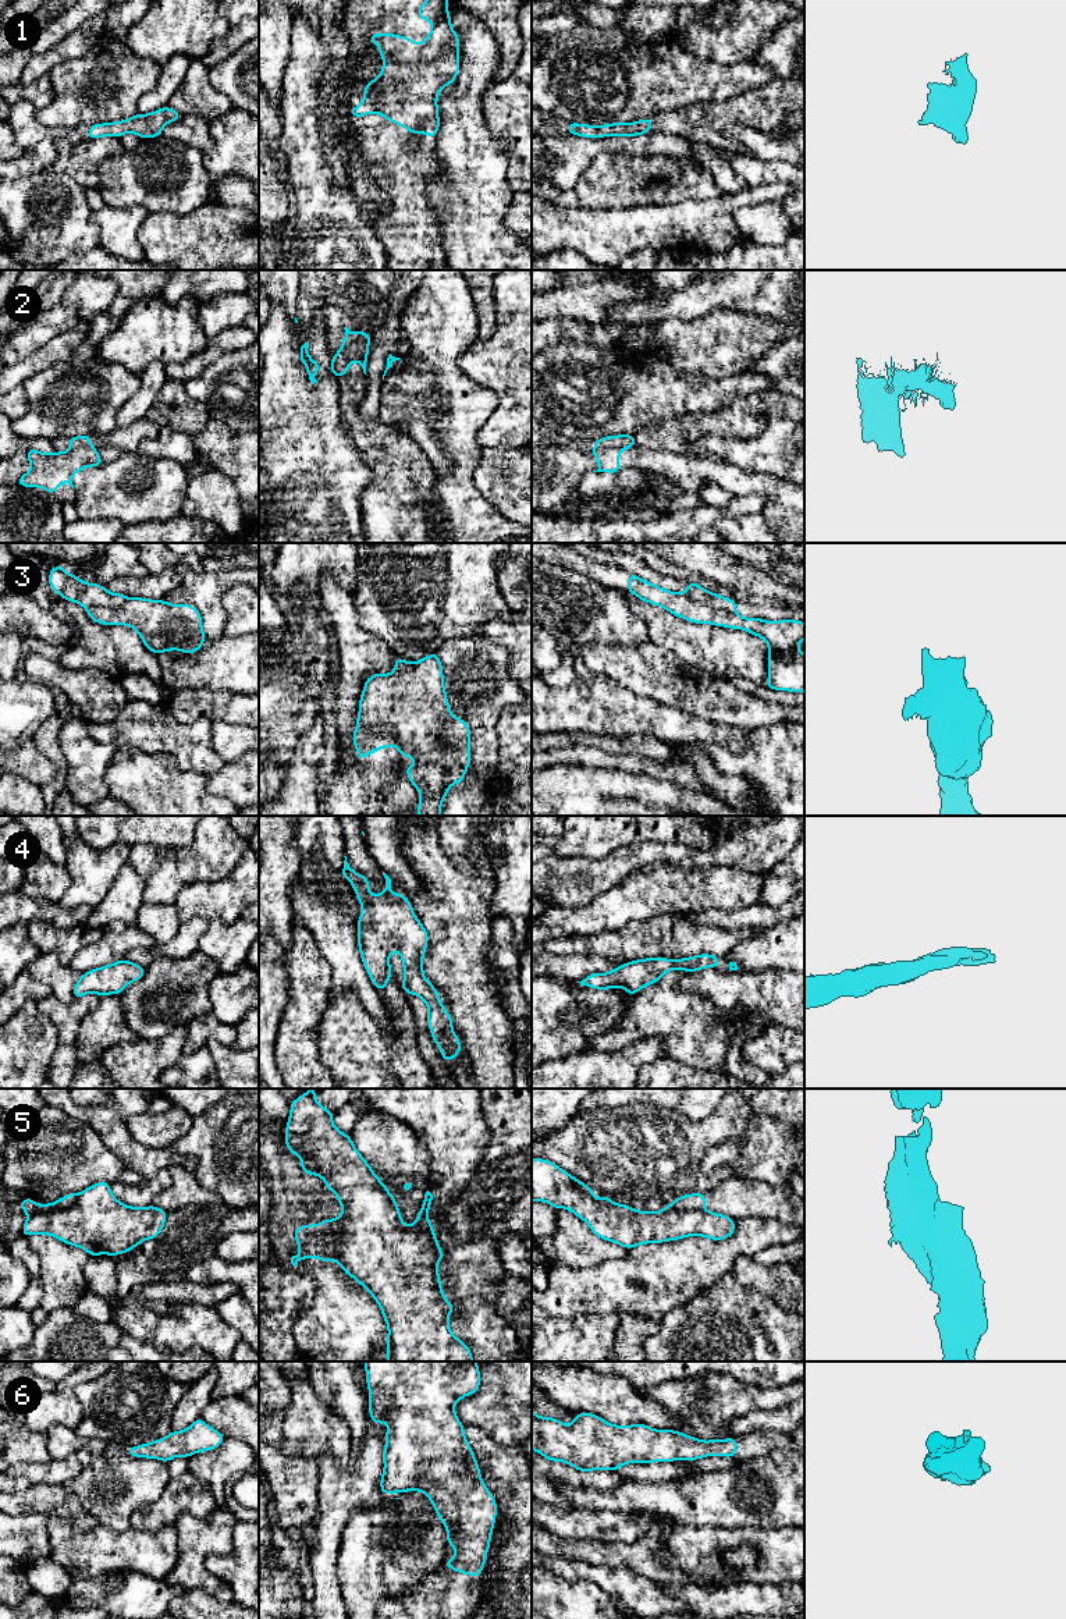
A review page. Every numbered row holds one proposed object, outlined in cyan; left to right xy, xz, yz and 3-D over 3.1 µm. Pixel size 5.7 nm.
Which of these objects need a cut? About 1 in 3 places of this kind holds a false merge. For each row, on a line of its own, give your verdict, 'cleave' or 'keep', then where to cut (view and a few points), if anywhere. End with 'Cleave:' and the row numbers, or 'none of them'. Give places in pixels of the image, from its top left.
1: keep; no cut
2: cleave; cut in yz along (622, 448), (604, 447), (592, 451)
3: cleave; cut in xz along (358, 713), (366, 727), (386, 725), (397, 745)
4: keep; no cut
5: cleave; cut in xz along (302, 1225), (311, 1232), (333, 1231), (338, 1236), (337, 1259)
6: keep; no cut
Cleave: 2, 3, 5

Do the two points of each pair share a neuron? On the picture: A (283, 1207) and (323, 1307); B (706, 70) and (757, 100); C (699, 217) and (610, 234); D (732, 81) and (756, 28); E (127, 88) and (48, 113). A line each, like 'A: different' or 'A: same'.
A: same
B: different
C: same
D: different
E: same

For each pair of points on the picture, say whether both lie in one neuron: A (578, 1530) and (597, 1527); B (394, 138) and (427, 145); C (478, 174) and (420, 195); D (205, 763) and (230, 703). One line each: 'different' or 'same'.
A: same
B: same
C: different
D: different

